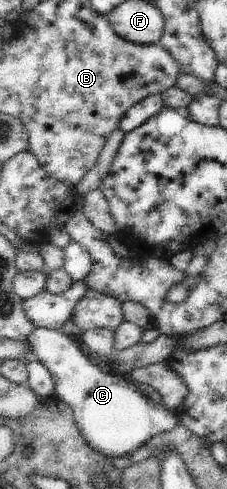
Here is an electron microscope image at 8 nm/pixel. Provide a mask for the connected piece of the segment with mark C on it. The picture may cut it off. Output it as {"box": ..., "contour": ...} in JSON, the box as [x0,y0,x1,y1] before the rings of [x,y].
{"box":[25,328,180,458],"contour":[[[35,328],[31,335],[25,339],[30,348],[32,360],[43,364],[51,374],[56,383],[54,393],[60,400],[69,404],[73,412],[73,419],[83,434],[85,441],[99,453],[110,458],[120,458],[135,453],[147,441],[153,439],[163,432],[170,432],[175,429],[180,418],[178,413],[170,412],[161,403],[154,402],[138,383],[131,381],[128,376],[113,373],[105,370],[88,359],[81,351],[78,340],[49,328]]]}

